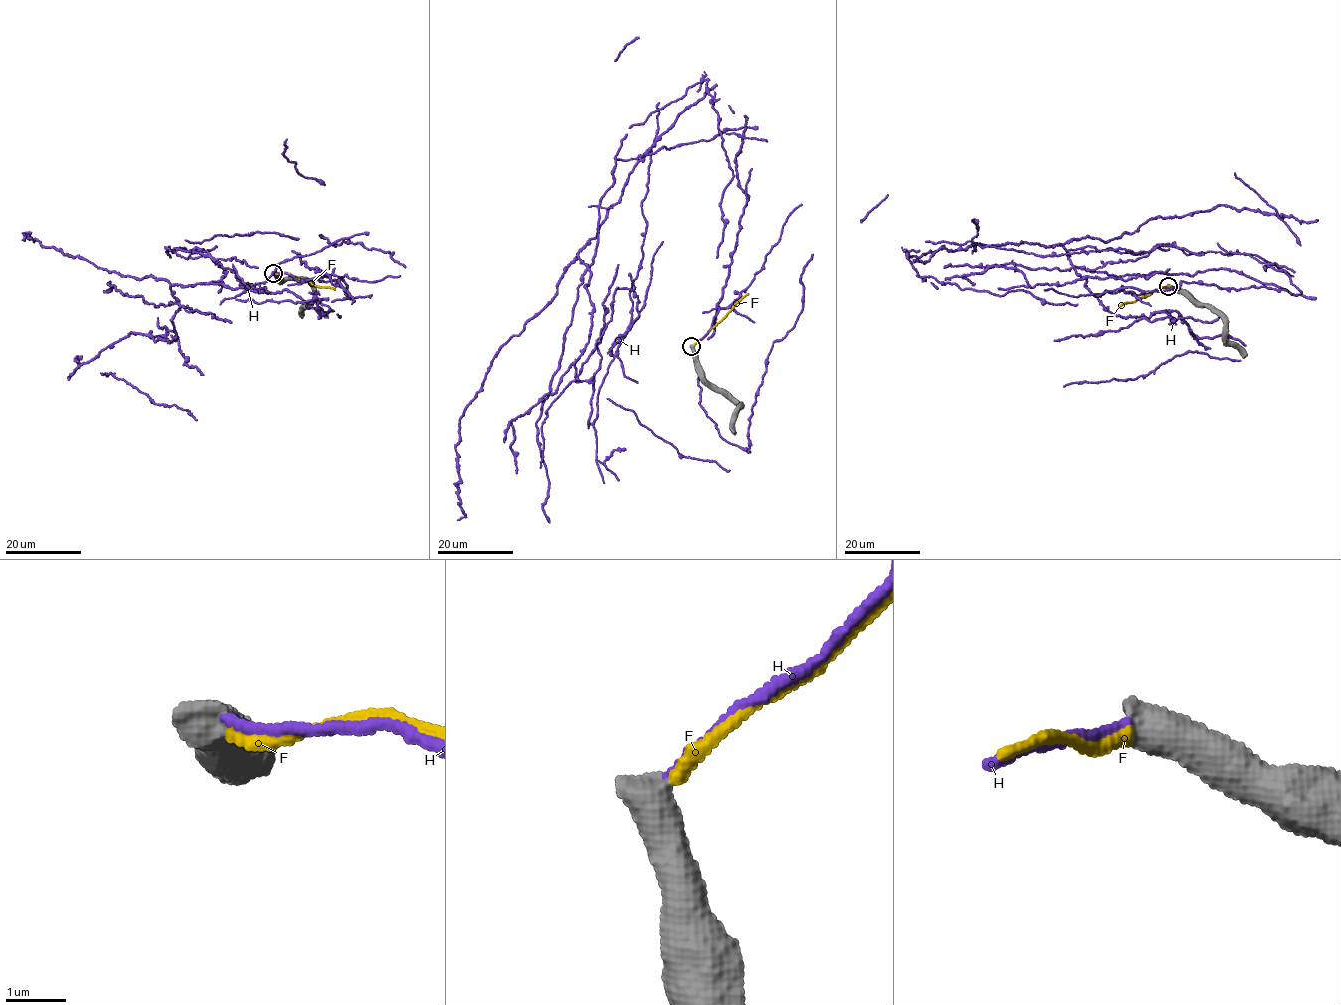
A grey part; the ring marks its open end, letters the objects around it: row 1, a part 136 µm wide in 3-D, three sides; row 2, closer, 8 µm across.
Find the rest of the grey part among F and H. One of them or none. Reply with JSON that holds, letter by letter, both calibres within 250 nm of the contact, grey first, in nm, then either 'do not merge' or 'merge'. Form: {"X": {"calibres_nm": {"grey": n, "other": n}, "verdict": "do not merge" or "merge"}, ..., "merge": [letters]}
{"F": {"calibres_nm": {"grey": 650, "other": 280}, "verdict": "do not merge"}, "H": {"calibres_nm": {"grey": 650, "other": 150}, "verdict": "do not merge"}, "merge": []}

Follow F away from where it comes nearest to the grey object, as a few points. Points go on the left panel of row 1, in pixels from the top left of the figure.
F: (275, 273), (287, 273), (302, 281), (335, 290)

